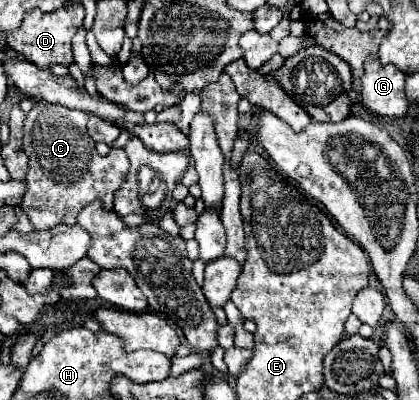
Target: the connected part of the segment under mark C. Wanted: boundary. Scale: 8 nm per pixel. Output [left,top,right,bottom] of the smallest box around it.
[23,101,129,229]

